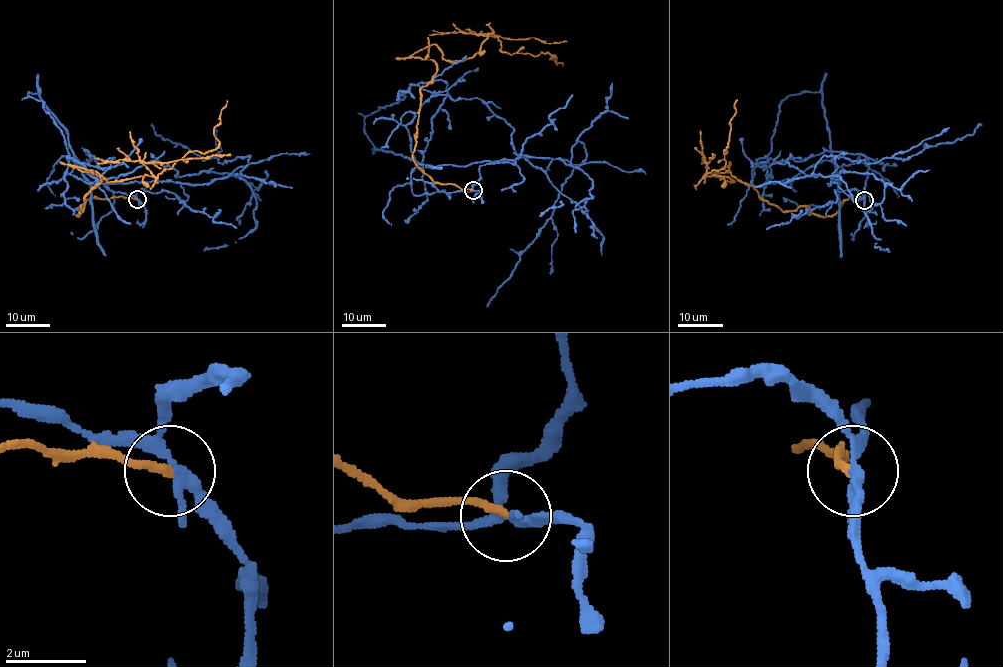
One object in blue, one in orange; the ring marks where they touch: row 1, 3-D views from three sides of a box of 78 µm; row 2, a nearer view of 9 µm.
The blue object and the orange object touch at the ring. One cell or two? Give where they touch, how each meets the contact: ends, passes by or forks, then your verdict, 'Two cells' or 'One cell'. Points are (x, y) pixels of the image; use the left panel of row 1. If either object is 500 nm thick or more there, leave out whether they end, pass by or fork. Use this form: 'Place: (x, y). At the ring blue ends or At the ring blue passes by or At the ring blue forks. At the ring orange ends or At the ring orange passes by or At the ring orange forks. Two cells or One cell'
Place: (137, 199). At the ring blue forks. At the ring orange ends. Two cells

